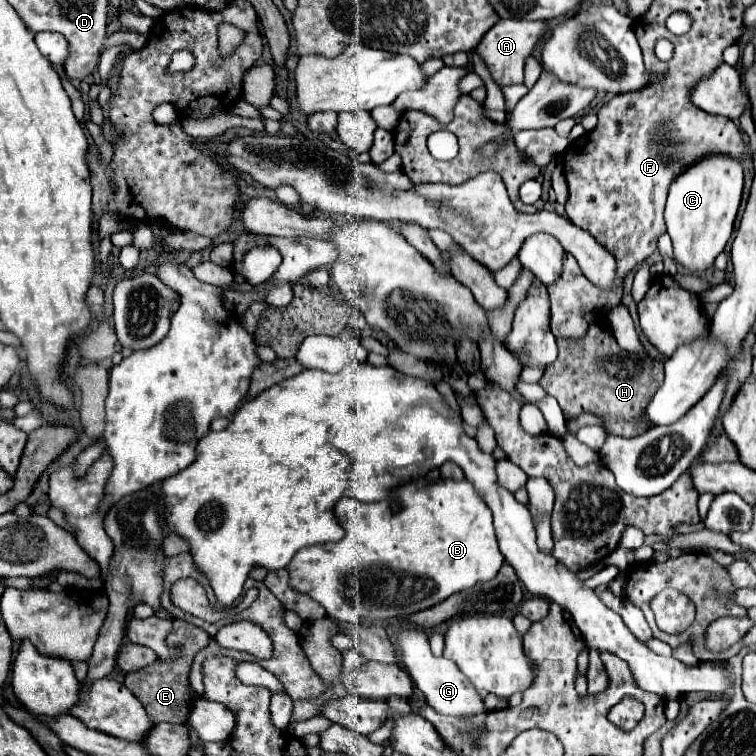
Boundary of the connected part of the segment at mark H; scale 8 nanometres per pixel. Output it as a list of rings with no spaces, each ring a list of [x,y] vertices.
[[[591,324],[581,338],[557,338],[559,358],[545,368],[539,384],[557,398],[567,420],[583,412],[603,418],[609,434],[633,438],[637,436],[637,416],[663,384],[663,362],[643,362],[639,356],[619,348],[615,336],[603,324]]]

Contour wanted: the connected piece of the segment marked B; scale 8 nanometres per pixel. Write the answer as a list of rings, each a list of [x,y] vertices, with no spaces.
[[[439,478],[423,488],[415,488],[415,482],[411,482],[395,488],[393,498],[389,494],[389,498],[369,504],[359,502],[357,498],[341,498],[335,504],[335,518],[345,530],[343,540],[301,548],[287,570],[291,574],[293,588],[313,596],[319,604],[323,604],[331,618],[341,622],[367,624],[375,620],[411,616],[457,592],[469,590],[479,582],[493,580],[505,562],[491,524],[491,508],[467,478]]]

